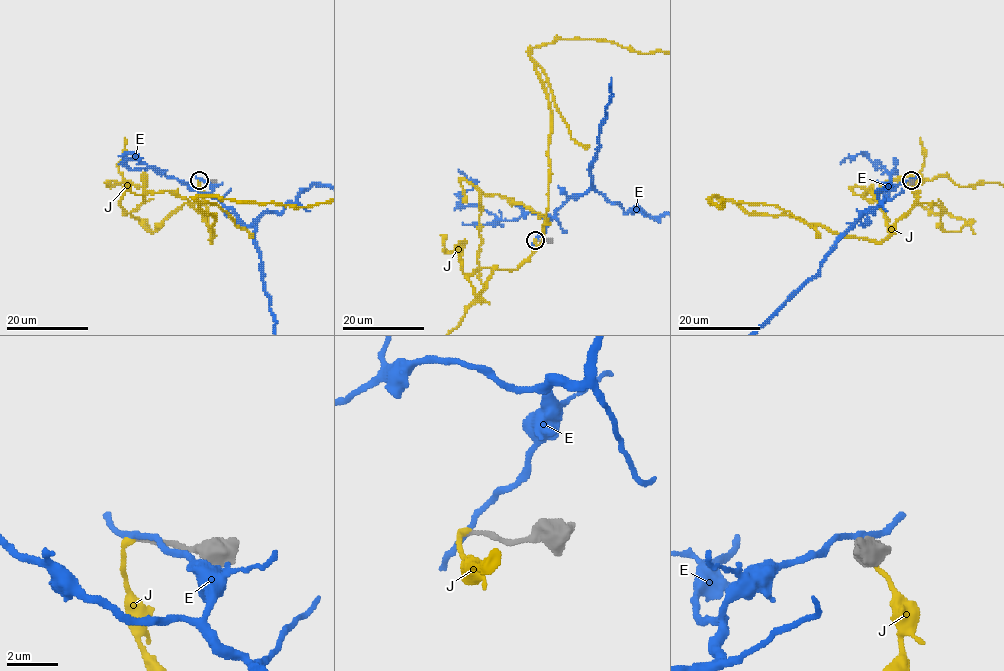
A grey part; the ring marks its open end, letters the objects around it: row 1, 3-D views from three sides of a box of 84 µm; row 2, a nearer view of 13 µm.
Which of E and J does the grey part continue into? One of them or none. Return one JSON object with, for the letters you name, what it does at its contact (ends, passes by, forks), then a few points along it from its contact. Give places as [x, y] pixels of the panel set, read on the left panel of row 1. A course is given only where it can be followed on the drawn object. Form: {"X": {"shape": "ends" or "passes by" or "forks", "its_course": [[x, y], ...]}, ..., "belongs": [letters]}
{"J": {"shape": "ends"}, "belongs": ["J"]}

